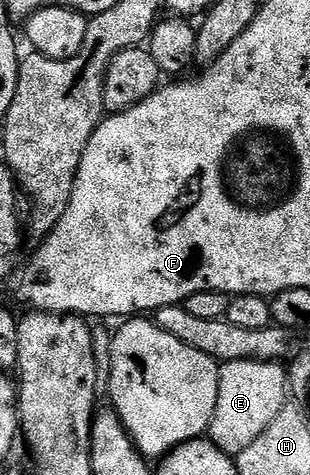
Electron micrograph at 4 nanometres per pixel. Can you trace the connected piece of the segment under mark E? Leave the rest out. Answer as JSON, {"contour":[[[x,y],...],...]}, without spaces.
{"contour":[[[243,359],[223,364],[218,377],[218,405],[207,429],[210,441],[230,456],[237,456],[261,437],[290,395],[288,372],[279,362]]]}

